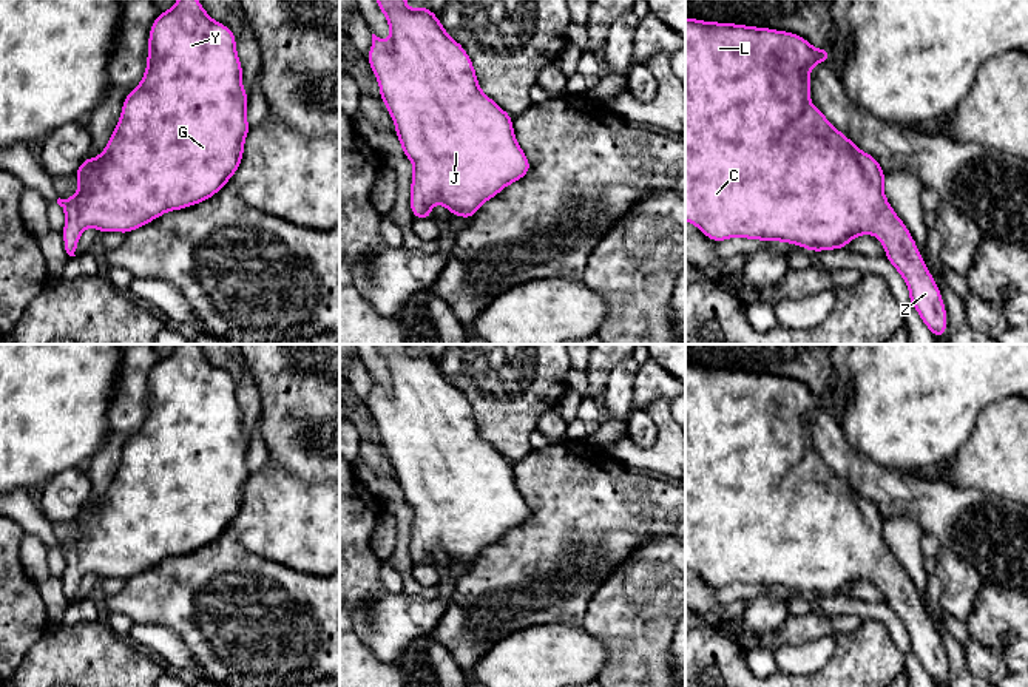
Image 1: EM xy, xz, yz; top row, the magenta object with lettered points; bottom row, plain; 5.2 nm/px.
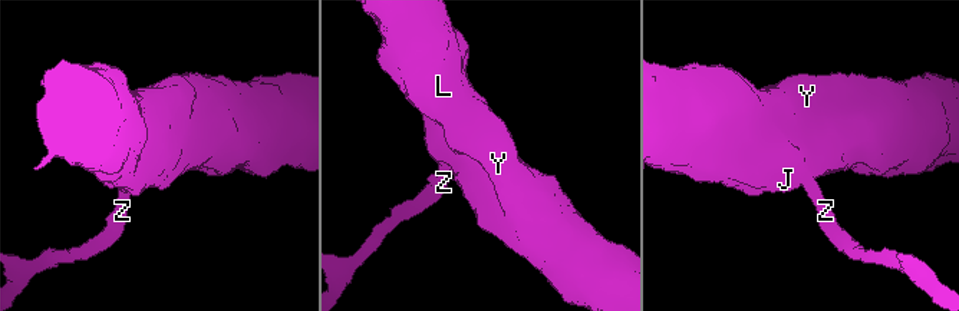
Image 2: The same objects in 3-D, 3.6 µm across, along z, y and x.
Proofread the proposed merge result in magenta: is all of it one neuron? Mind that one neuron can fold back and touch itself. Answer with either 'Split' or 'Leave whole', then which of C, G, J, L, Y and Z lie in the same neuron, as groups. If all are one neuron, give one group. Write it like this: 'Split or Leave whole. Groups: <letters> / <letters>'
Leave whole. Groups: C G J L Y Z

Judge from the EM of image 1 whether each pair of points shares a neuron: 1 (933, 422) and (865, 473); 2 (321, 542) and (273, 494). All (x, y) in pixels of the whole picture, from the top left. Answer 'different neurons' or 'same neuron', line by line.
1: different neurons
2: same neuron

